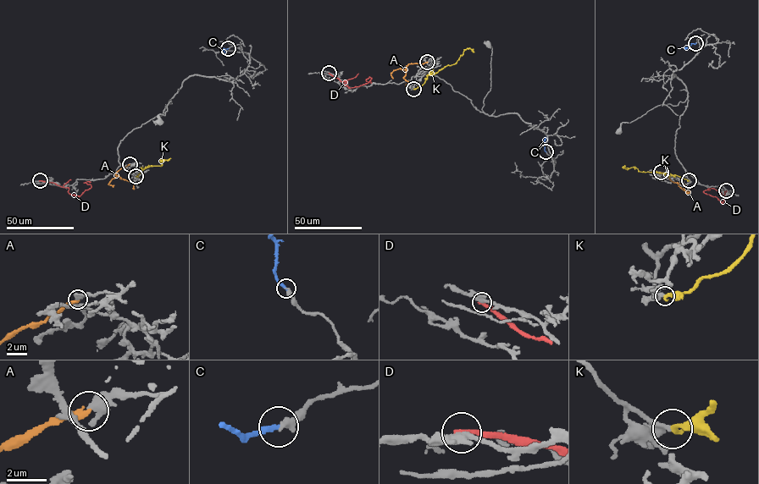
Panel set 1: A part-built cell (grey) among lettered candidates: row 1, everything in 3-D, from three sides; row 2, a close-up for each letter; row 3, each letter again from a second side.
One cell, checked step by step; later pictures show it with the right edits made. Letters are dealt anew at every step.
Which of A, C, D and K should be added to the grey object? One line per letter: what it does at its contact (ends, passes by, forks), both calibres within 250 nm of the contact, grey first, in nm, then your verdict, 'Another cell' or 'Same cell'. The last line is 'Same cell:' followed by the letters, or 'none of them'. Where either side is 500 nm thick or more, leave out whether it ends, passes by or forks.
A: It ends there. Thickness 420 nm (grey) against 280 nm. Another cell
C: It ends there. Thickness 400 nm (grey) against 240 nm. Another cell
D: It ends there. Thickness 360 nm (grey) against 240 nm. Another cell
K: It ends there. Thickness 400 nm (grey) against 280 nm. Same cell
Same cell: K

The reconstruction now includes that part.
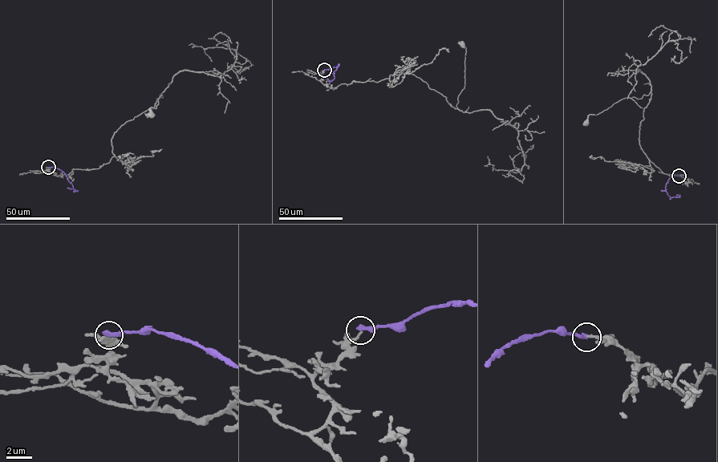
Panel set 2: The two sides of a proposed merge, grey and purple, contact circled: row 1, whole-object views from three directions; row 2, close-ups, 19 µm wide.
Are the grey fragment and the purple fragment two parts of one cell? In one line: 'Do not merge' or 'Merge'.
Do not merge

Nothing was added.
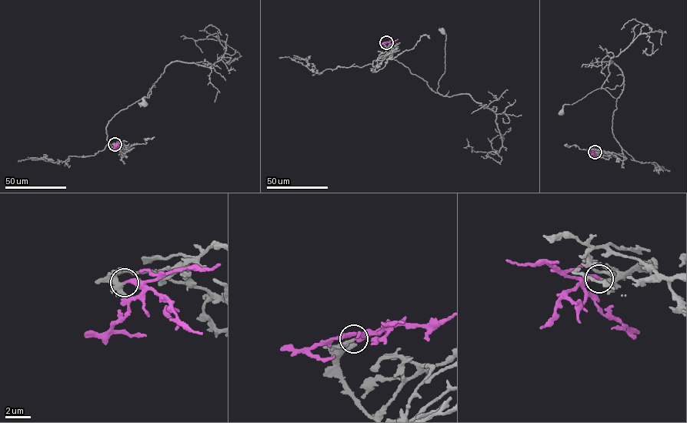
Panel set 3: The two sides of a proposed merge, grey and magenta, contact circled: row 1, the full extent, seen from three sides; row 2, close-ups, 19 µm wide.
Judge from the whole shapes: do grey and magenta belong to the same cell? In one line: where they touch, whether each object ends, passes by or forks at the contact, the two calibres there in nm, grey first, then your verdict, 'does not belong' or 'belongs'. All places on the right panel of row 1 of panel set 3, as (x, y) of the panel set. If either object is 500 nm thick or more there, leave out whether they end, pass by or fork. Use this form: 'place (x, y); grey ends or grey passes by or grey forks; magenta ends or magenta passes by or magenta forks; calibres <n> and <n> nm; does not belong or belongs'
place (595, 152); grey ends; magenta ends; calibres 320 and 300 nm; belongs

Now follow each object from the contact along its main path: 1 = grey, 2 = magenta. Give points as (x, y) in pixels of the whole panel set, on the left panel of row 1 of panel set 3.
1: (115, 144), (123, 146), (121, 149), (107, 139), (108, 121), (148, 96), (155, 82), (143, 104)
2: (115, 144), (124, 142)

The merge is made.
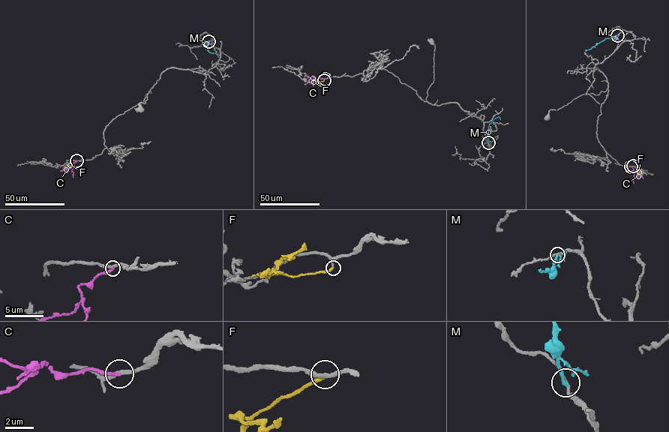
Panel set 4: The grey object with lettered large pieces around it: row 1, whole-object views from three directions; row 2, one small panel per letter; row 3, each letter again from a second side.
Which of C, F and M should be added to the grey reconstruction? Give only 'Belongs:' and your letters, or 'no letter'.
Belongs: F

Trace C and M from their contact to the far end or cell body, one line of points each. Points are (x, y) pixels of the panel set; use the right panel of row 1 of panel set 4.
C: (631, 166), (638, 177)
M: (617, 35), (606, 38), (587, 50)

